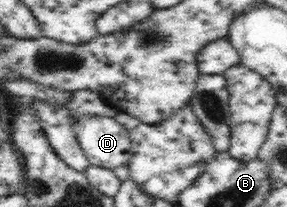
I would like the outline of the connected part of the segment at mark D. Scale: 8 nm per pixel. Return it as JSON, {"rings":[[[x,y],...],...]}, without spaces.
{"rings":[[[83,116],[73,124],[73,133],[90,165],[117,169],[131,162],[129,130],[105,116]]]}

